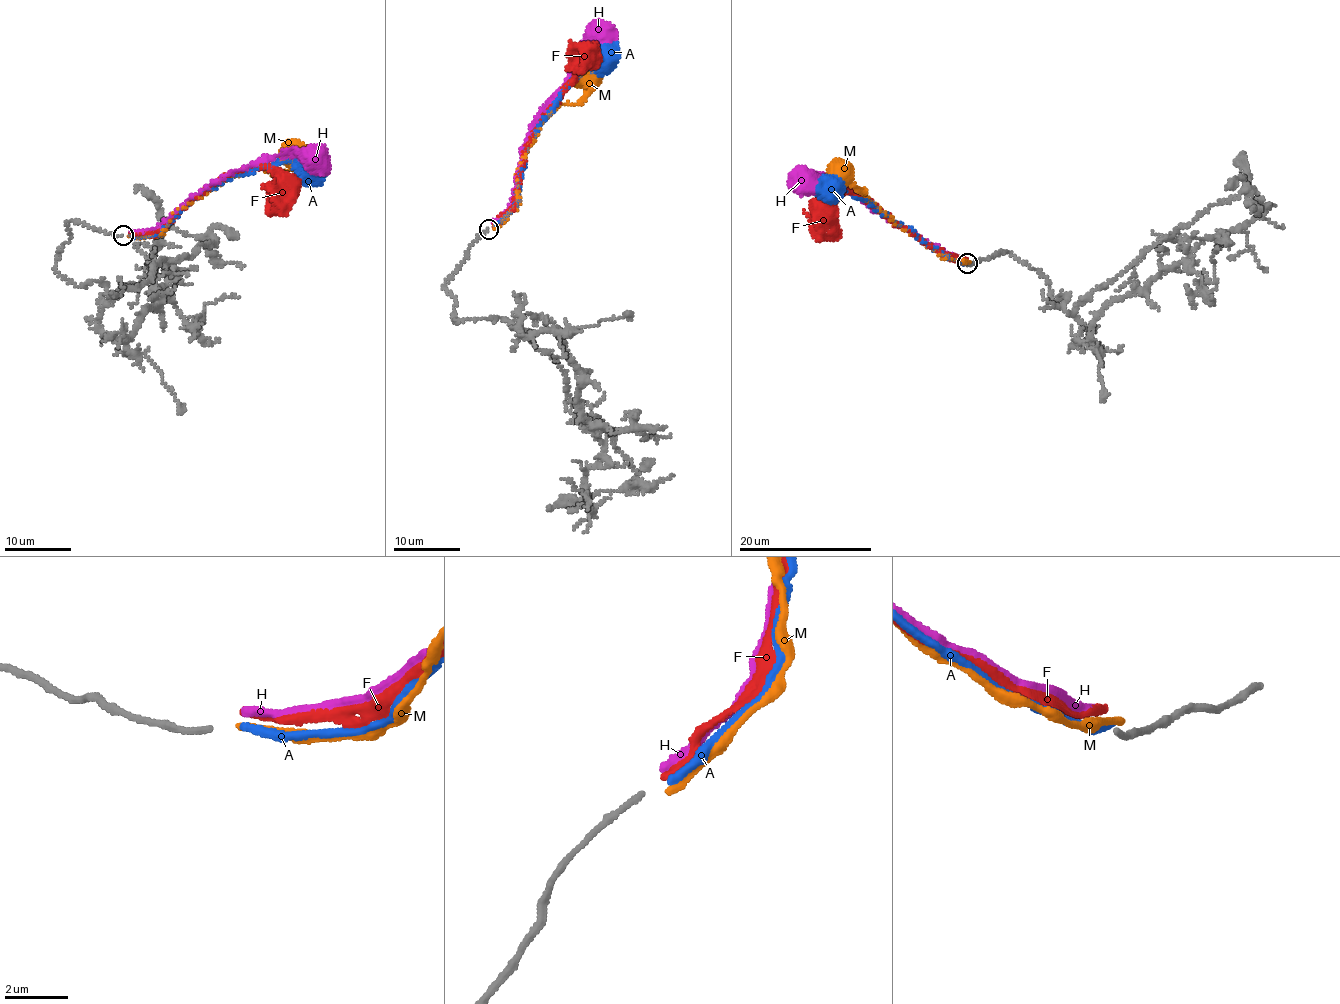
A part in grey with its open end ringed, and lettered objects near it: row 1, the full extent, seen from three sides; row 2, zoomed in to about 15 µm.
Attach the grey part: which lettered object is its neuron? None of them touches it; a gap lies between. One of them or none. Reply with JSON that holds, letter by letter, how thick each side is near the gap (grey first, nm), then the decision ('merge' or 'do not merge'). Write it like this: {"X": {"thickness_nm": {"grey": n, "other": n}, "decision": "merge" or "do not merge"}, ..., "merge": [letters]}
{"A": {"thickness_nm": {"grey": 190, "other": 280}, "decision": "merge"}, "F": {"thickness_nm": {"grey": 190, "other": 240}, "decision": "do not merge"}, "H": {"thickness_nm": {"grey": 190, "other": 280}, "decision": "do not merge"}, "M": {"thickness_nm": {"grey": 190, "other": 240}, "decision": "do not merge"}, "merge": ["A"]}

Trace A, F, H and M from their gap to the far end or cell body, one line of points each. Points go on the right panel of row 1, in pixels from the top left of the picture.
A: (966, 261), (949, 258), (925, 244), (837, 184), (833, 183), (826, 196), (826, 188)
F: (964, 260), (924, 244), (906, 227), (894, 225), (853, 191), (846, 190), (822, 210)
H: (963, 260), (896, 225), (837, 181), (808, 176), (803, 180)
M: (967, 262), (953, 260), (924, 245), (876, 208), (861, 192), (863, 188), (840, 183), (838, 174)

